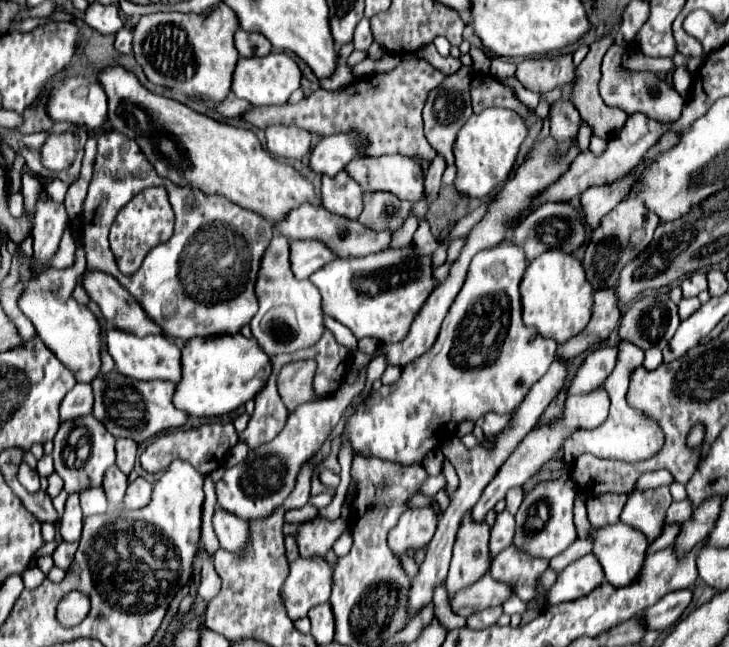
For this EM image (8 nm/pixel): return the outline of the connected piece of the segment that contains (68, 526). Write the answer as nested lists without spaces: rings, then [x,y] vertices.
[[[69,494],[63,518],[59,522],[59,534],[65,542],[77,542],[81,538],[83,528],[83,514],[79,506],[79,494]]]

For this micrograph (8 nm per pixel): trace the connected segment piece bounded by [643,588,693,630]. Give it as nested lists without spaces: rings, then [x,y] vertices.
[[[691,588],[669,592],[665,598],[661,598],[657,604],[653,604],[653,608],[647,608],[643,612],[643,618],[647,620],[647,628],[665,630],[665,628],[671,628],[673,624],[677,624],[677,620],[689,606],[691,598],[693,598]]]

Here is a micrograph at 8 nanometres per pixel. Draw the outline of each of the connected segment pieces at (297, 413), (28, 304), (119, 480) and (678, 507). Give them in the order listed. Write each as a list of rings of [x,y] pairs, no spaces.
[[[365,370],[359,372],[357,384],[353,386],[343,384],[337,392],[333,392],[333,396],[327,396],[327,400],[313,400],[297,406],[289,414],[283,430],[271,442],[249,450],[247,458],[241,464],[225,470],[223,478],[215,484],[217,504],[223,510],[247,522],[269,518],[273,510],[281,506],[285,498],[291,494],[301,466],[323,446],[331,430],[337,426],[347,404],[363,390],[363,384],[365,384]]]
[[[74,225],[73,235],[77,242],[76,258],[74,264],[65,270],[48,269],[37,278],[27,282],[25,292],[17,300],[19,310],[33,322],[39,338],[45,342],[45,346],[73,372],[77,382],[89,382],[93,376],[97,376],[101,368],[99,360],[99,334],[101,326],[97,318],[91,314],[87,306],[81,306],[71,294],[75,286],[79,284],[81,274],[86,270],[86,257],[83,247],[81,228]]]
[[[115,466],[109,468],[109,472],[105,472],[105,480],[103,480],[103,490],[105,496],[111,504],[121,504],[125,498],[125,490],[127,490],[127,476]]]
[[[681,500],[681,502],[673,502],[667,510],[667,524],[671,522],[685,522],[693,512],[693,504],[689,500]]]

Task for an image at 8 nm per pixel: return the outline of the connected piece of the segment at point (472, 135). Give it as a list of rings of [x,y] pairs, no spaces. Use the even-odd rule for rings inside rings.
[[[487,108],[481,114],[473,114],[465,128],[457,134],[453,154],[455,154],[455,166],[457,166],[457,178],[455,178],[455,190],[461,196],[469,198],[485,198],[495,188],[499,188],[503,182],[507,182],[509,172],[515,164],[517,152],[521,142],[527,136],[527,126],[513,110],[505,108]]]

